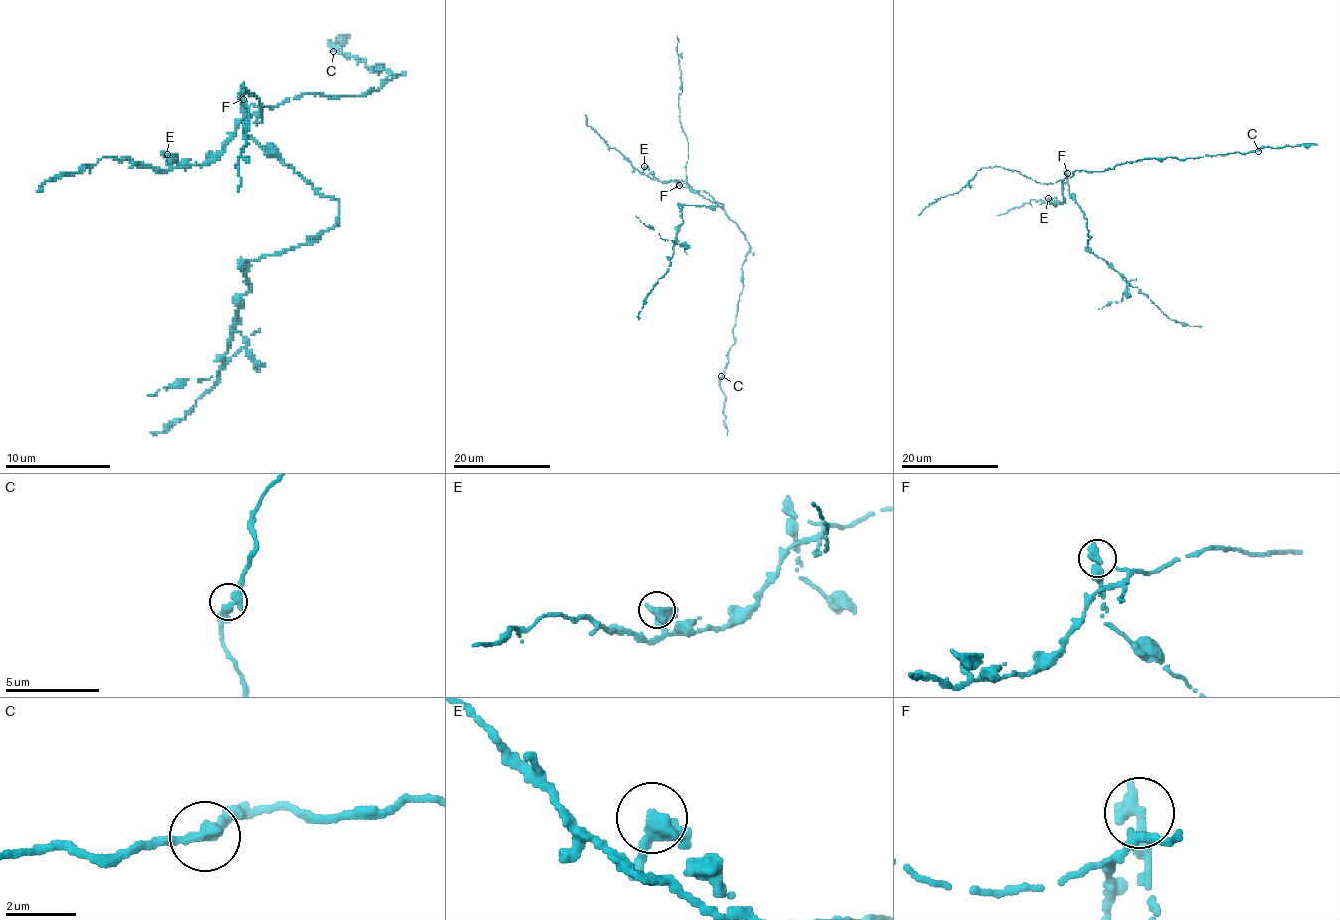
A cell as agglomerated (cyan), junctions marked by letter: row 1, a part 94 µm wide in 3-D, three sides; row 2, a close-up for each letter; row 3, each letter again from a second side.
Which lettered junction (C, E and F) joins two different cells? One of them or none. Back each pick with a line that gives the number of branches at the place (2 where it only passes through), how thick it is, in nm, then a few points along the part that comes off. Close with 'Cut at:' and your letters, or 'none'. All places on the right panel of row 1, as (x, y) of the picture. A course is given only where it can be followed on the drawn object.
F: Branches: 2. Thickness 420 nm. Course of the part to remove: (1066, 172), (1071, 197), (1087, 220), (1088, 248), (1171, 320), (1202, 326)
Cut at: F

